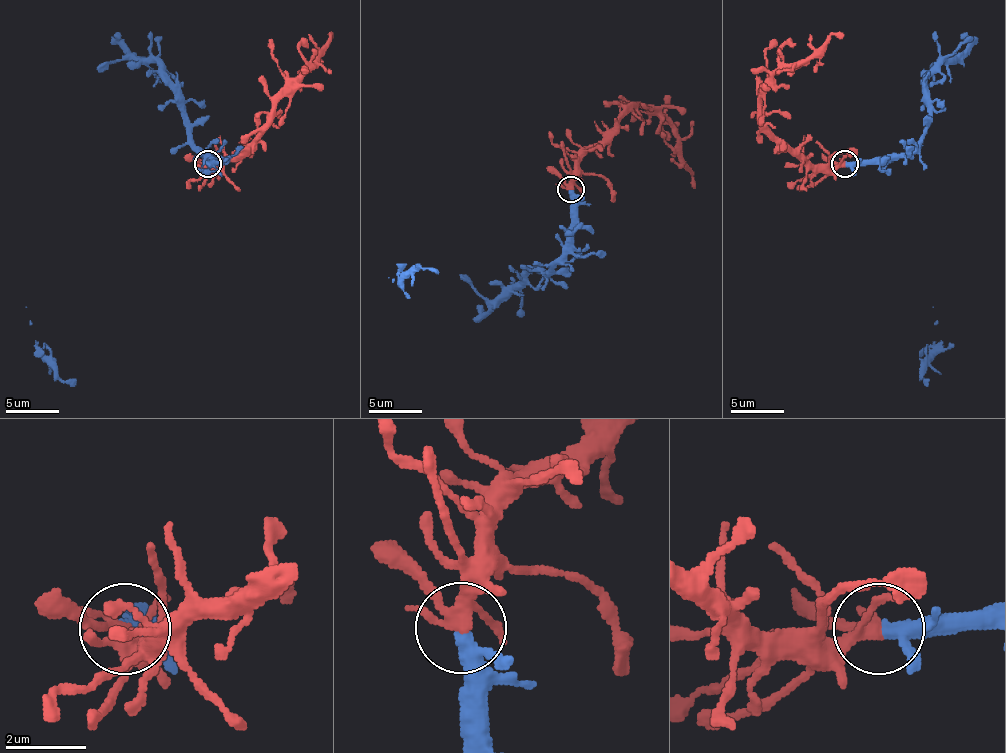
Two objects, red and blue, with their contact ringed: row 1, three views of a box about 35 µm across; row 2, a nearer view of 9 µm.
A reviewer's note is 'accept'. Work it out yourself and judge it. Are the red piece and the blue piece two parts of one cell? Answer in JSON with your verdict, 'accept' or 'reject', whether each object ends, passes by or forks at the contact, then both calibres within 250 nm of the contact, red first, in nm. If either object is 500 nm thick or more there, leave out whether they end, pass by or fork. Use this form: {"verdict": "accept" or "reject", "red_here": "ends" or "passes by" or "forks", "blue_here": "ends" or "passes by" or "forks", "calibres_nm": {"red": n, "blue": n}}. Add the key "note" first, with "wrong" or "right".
{"note": "right", "verdict": "accept", "red_here": "forks", "blue_here": "passes by", "calibres_nm": {"red": 240, "blue": 300}}

